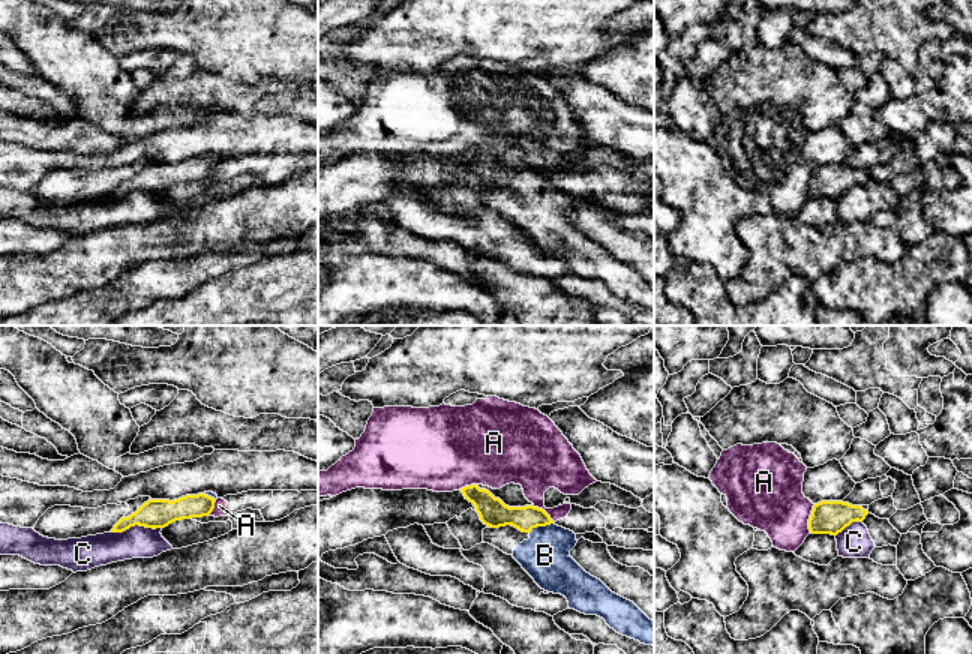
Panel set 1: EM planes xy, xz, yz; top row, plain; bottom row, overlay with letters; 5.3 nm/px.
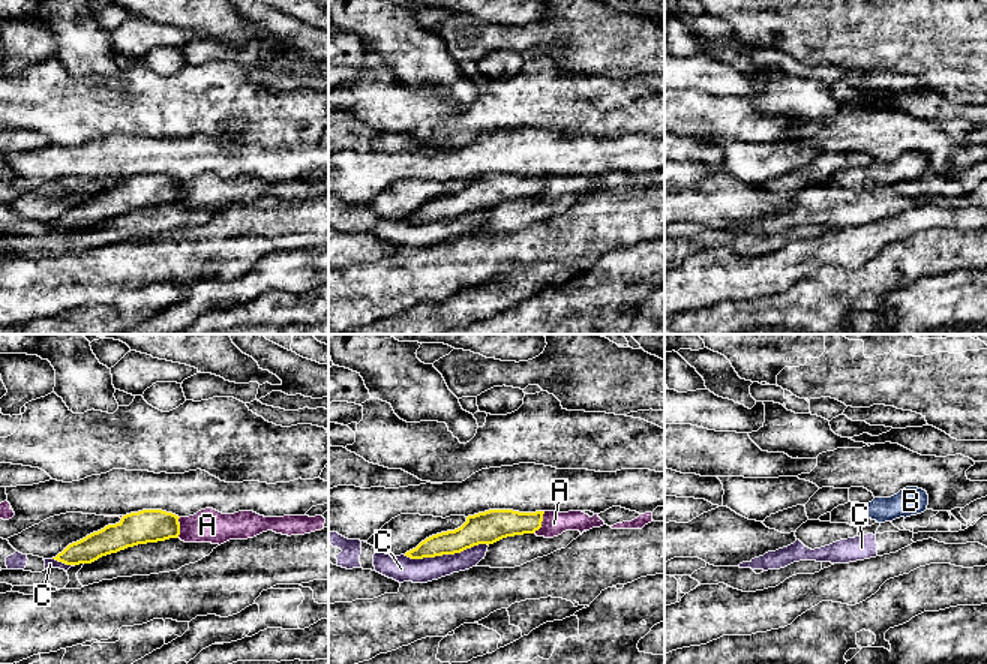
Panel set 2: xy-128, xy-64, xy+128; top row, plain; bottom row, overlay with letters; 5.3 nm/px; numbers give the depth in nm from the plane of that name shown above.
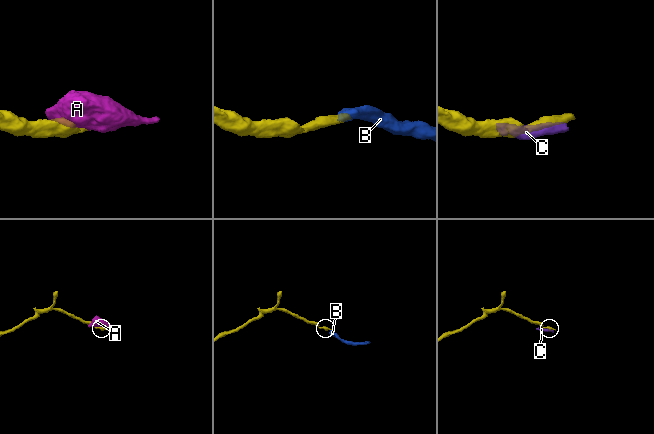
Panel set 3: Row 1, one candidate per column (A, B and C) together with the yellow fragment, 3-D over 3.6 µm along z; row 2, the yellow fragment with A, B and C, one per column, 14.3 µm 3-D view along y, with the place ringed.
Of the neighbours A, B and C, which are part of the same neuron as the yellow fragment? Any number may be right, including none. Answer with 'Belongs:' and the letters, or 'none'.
Belongs: B

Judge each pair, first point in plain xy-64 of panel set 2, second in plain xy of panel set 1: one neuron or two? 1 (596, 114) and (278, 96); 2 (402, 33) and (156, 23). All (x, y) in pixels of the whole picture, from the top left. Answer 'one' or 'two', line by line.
1: one
2: two

